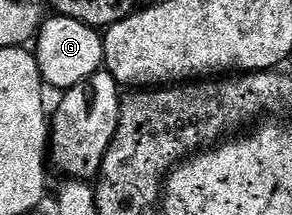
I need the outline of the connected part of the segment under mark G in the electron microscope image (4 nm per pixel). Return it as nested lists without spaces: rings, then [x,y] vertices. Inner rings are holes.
[[[49,16],[37,31],[35,53],[42,83],[66,91],[88,83],[90,76],[102,69],[105,61],[105,43],[102,35],[94,27],[74,18]]]

